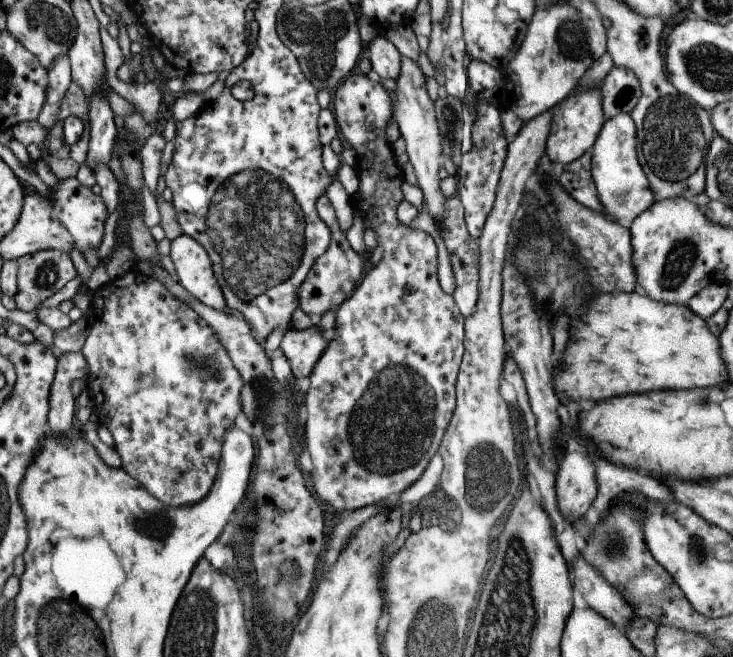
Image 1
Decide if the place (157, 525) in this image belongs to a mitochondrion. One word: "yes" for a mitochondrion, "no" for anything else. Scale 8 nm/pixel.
yes

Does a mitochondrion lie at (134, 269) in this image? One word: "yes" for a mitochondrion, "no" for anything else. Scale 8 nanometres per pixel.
no

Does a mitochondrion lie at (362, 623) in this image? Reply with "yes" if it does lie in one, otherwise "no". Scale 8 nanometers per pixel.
no

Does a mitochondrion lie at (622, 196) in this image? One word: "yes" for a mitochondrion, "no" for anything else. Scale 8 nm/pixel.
yes

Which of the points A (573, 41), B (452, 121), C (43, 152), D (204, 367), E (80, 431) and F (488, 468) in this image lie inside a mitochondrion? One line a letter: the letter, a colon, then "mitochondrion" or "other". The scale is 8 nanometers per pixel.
A: mitochondrion
B: other
C: other
D: mitochondrion
E: other
F: mitochondrion

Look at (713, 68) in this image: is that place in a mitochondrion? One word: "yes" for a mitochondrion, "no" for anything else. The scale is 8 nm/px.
yes

